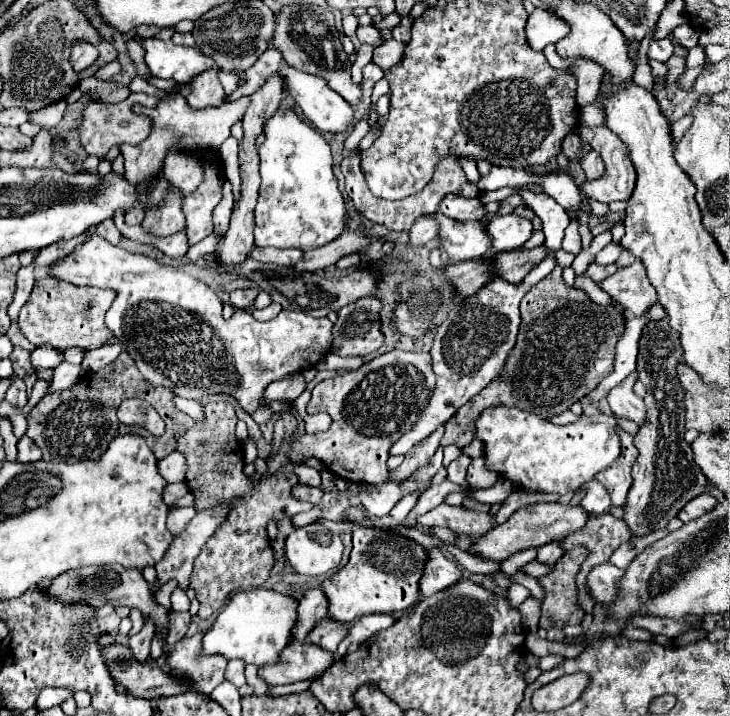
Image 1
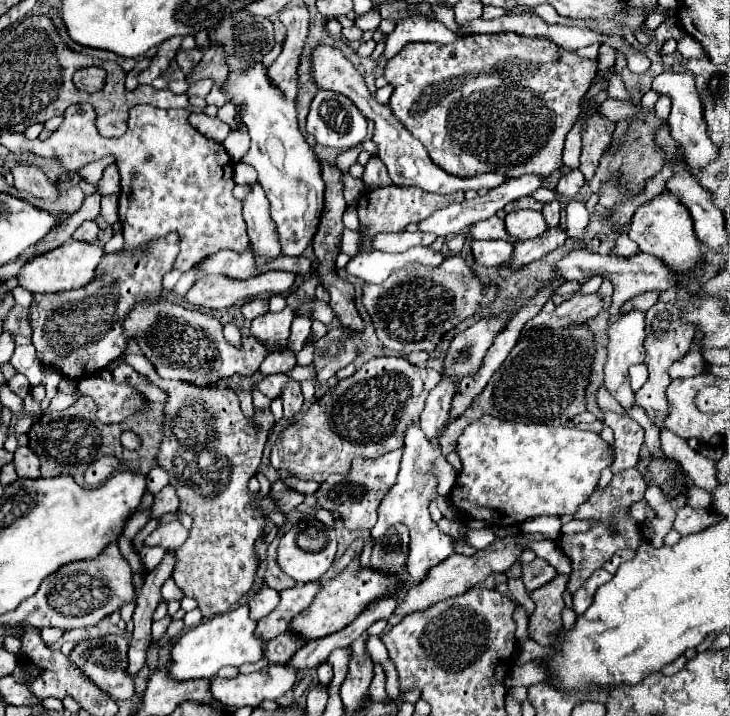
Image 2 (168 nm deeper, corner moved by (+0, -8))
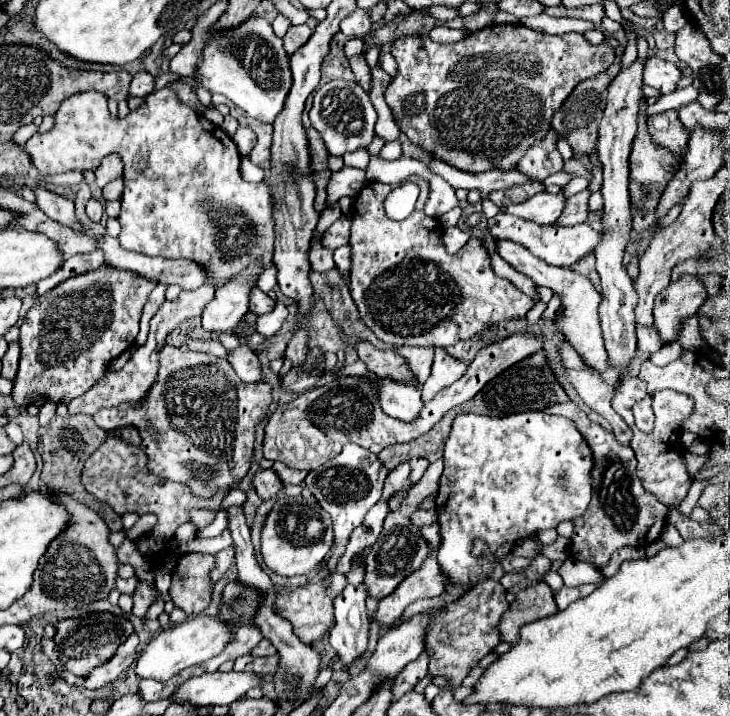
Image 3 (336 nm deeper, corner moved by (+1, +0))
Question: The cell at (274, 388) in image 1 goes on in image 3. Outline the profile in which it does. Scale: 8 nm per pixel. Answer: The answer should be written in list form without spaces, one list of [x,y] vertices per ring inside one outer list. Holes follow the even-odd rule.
[[[240,339],[240,349],[228,353],[228,361],[244,383],[258,383],[262,379],[262,363],[256,353],[246,345],[246,339]]]

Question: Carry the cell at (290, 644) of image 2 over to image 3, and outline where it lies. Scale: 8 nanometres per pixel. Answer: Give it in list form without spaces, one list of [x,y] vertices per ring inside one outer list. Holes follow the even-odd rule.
[[[262,639],[262,641],[252,649],[252,655],[254,655],[254,657],[268,657],[268,655],[276,655],[276,647],[274,647],[268,639]]]

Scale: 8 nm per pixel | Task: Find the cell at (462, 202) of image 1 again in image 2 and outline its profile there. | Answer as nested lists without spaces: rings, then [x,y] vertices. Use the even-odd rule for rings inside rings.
[[[497,215],[485,219],[485,221],[479,221],[471,227],[471,233],[469,233],[473,239],[503,239],[503,241],[511,241],[511,243],[517,243],[517,239],[511,239],[511,235],[505,233],[505,223],[503,219],[499,219]]]

